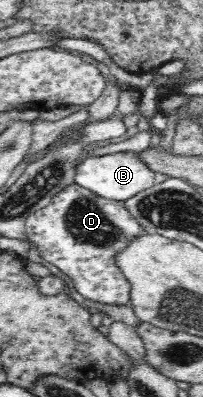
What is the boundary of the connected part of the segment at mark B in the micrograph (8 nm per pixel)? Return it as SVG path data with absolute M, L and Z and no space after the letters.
M118 152L86 158L76 169L75 183L97 193L100 197L126 201L137 193L150 189L156 184L154 172L144 164L136 152Z

